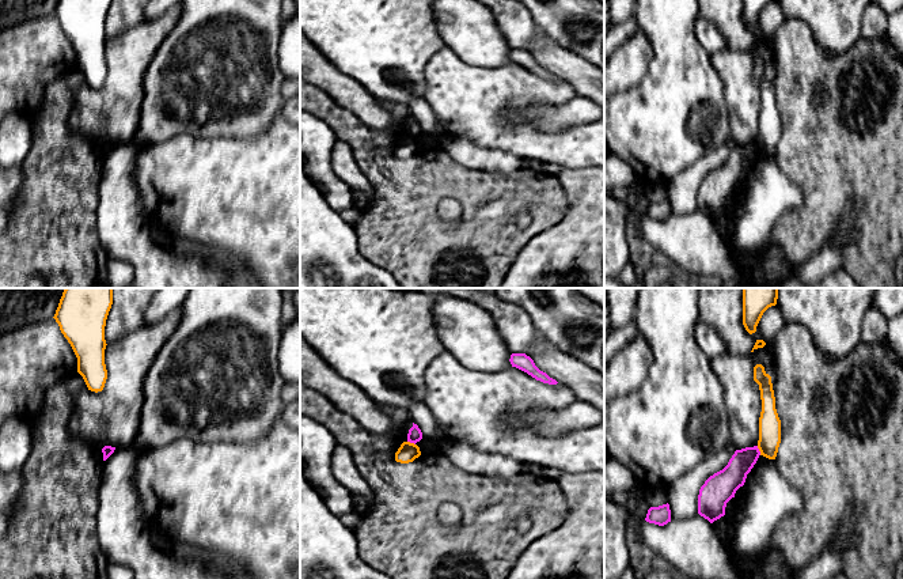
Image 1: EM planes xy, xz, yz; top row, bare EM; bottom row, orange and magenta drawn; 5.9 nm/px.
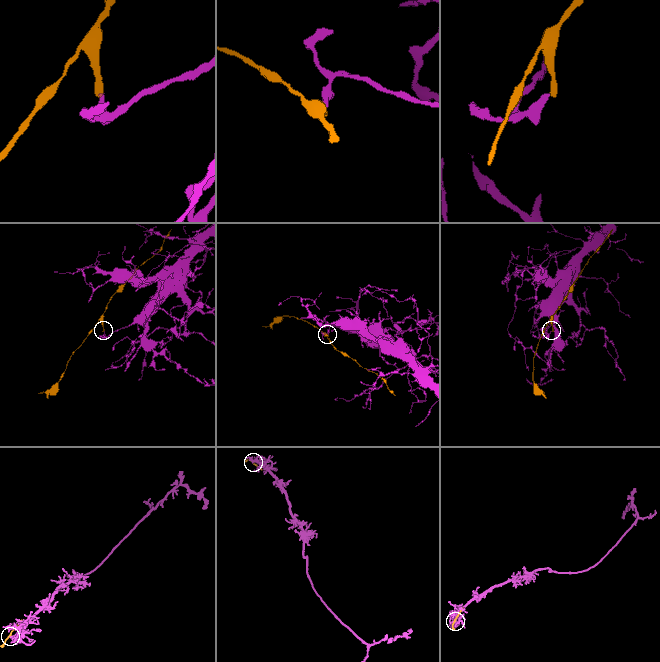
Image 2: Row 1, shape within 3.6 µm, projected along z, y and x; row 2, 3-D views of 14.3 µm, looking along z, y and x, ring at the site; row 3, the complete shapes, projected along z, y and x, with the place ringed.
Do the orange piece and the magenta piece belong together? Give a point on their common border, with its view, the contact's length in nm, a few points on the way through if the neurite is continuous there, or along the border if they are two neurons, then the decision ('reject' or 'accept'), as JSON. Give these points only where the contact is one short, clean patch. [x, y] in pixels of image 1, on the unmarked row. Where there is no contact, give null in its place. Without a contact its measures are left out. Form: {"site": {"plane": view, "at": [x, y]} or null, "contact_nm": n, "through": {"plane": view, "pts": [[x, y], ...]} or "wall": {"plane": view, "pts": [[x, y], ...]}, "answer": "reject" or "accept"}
{"site": {"plane": "yz", "at": [759, 146]}, "contact_nm": 60, "wall": {"plane": "yz", "pts": [[757, 142], [761, 150]]}, "answer": "reject"}

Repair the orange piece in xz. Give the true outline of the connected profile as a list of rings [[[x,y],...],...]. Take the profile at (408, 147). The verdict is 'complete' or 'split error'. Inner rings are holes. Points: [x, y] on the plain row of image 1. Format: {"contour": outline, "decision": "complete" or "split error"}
{"contour": [[[403,137],[395,148],[395,156],[401,159],[413,158],[421,151],[420,143],[410,137]]], "decision": "complete"}

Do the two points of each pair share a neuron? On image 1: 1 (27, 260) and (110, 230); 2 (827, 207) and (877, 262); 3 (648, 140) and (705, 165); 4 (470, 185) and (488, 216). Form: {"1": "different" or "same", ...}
{"1": "different", "2": "same", "3": "different", "4": "same"}

